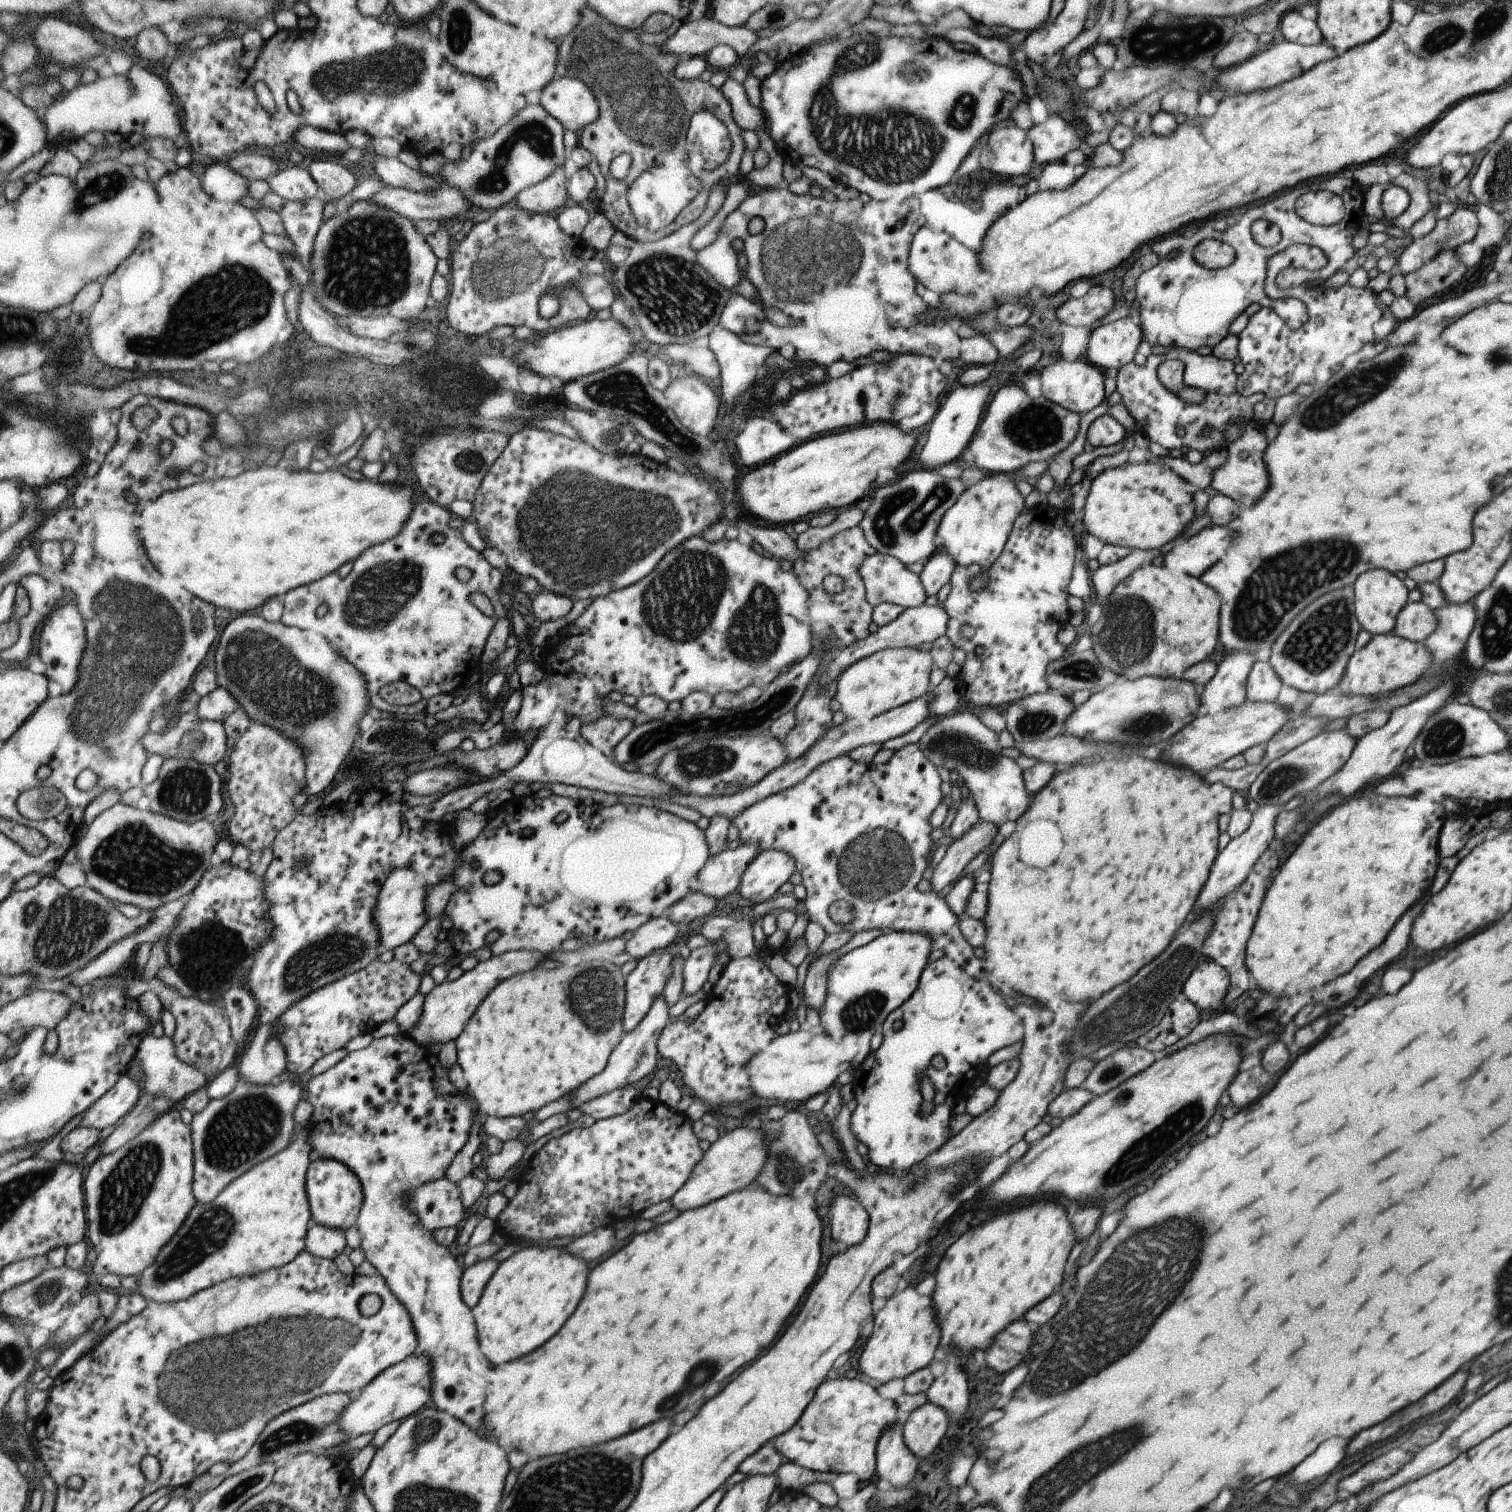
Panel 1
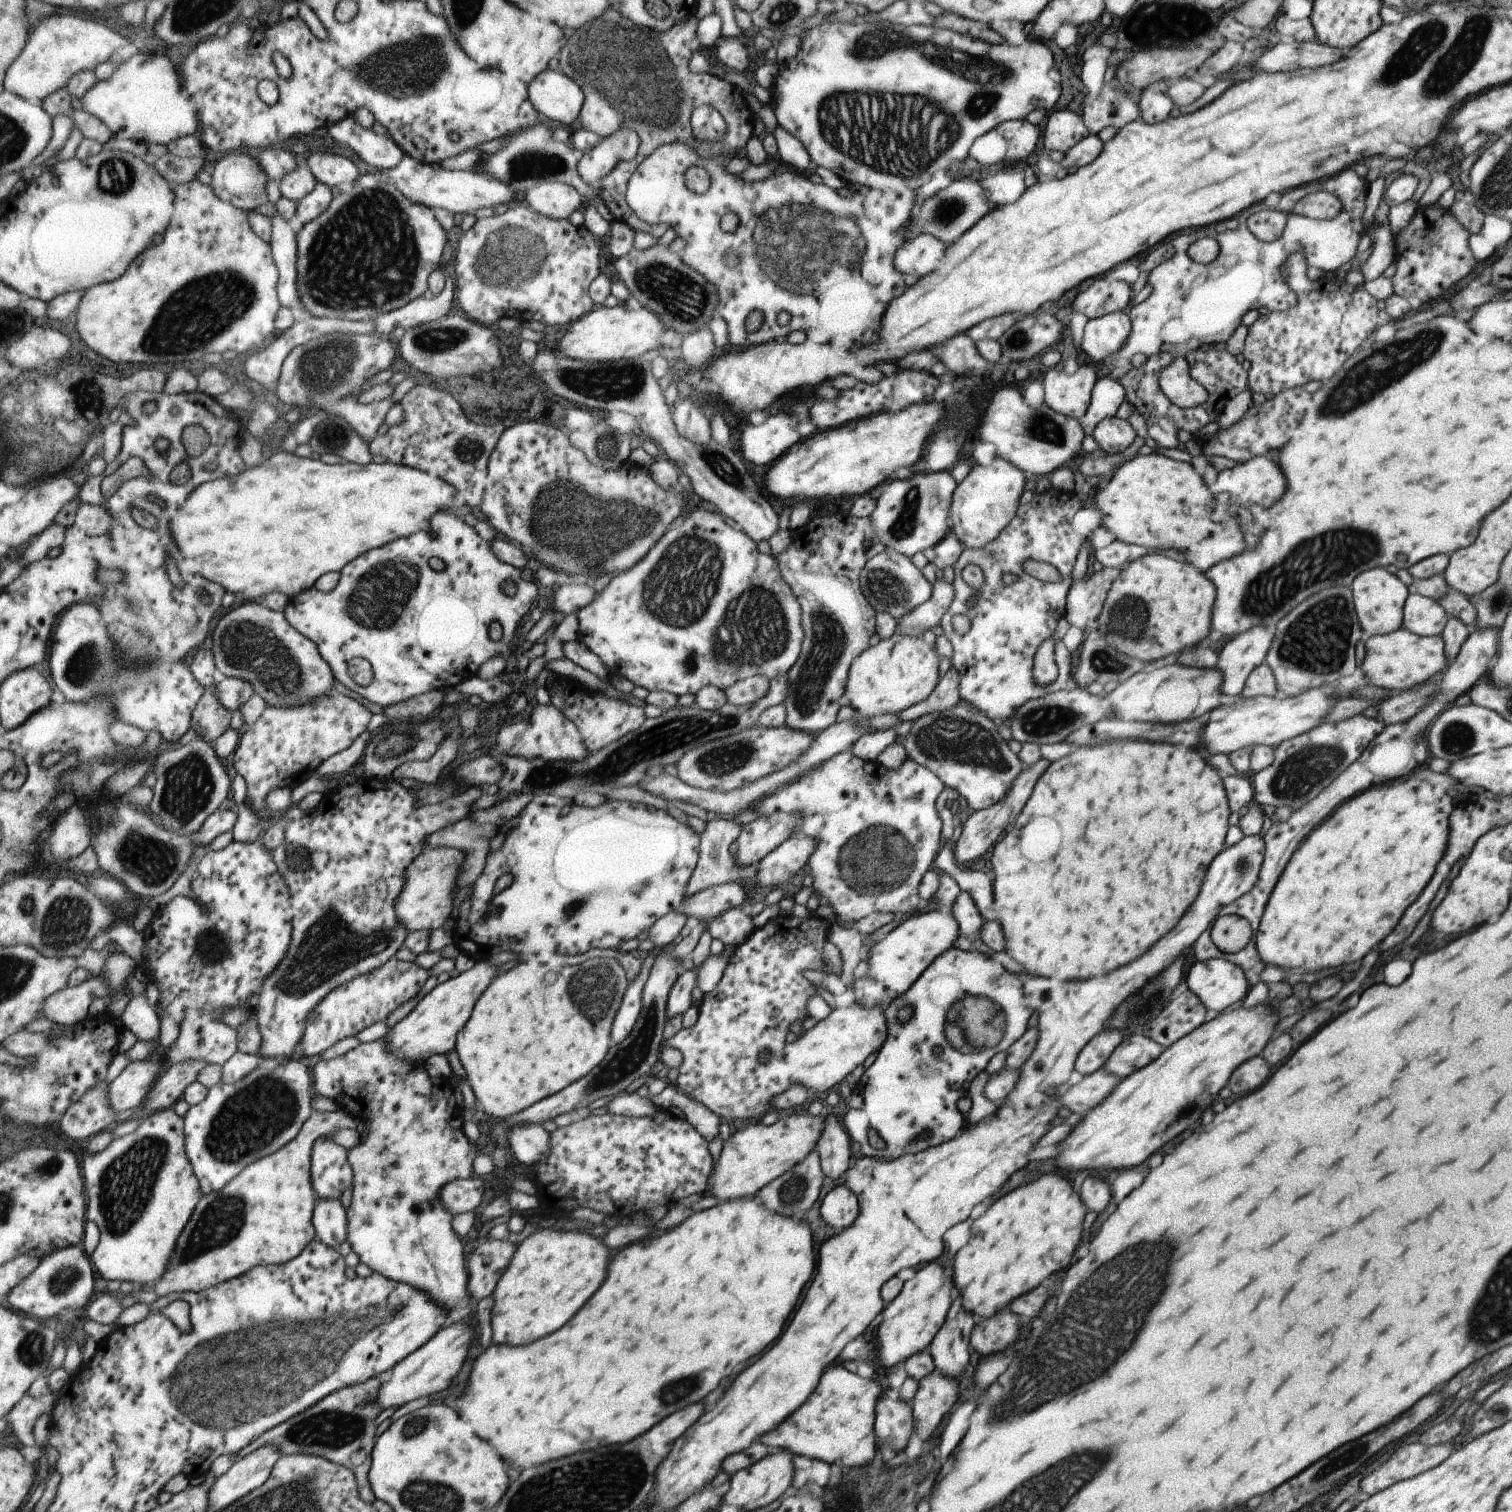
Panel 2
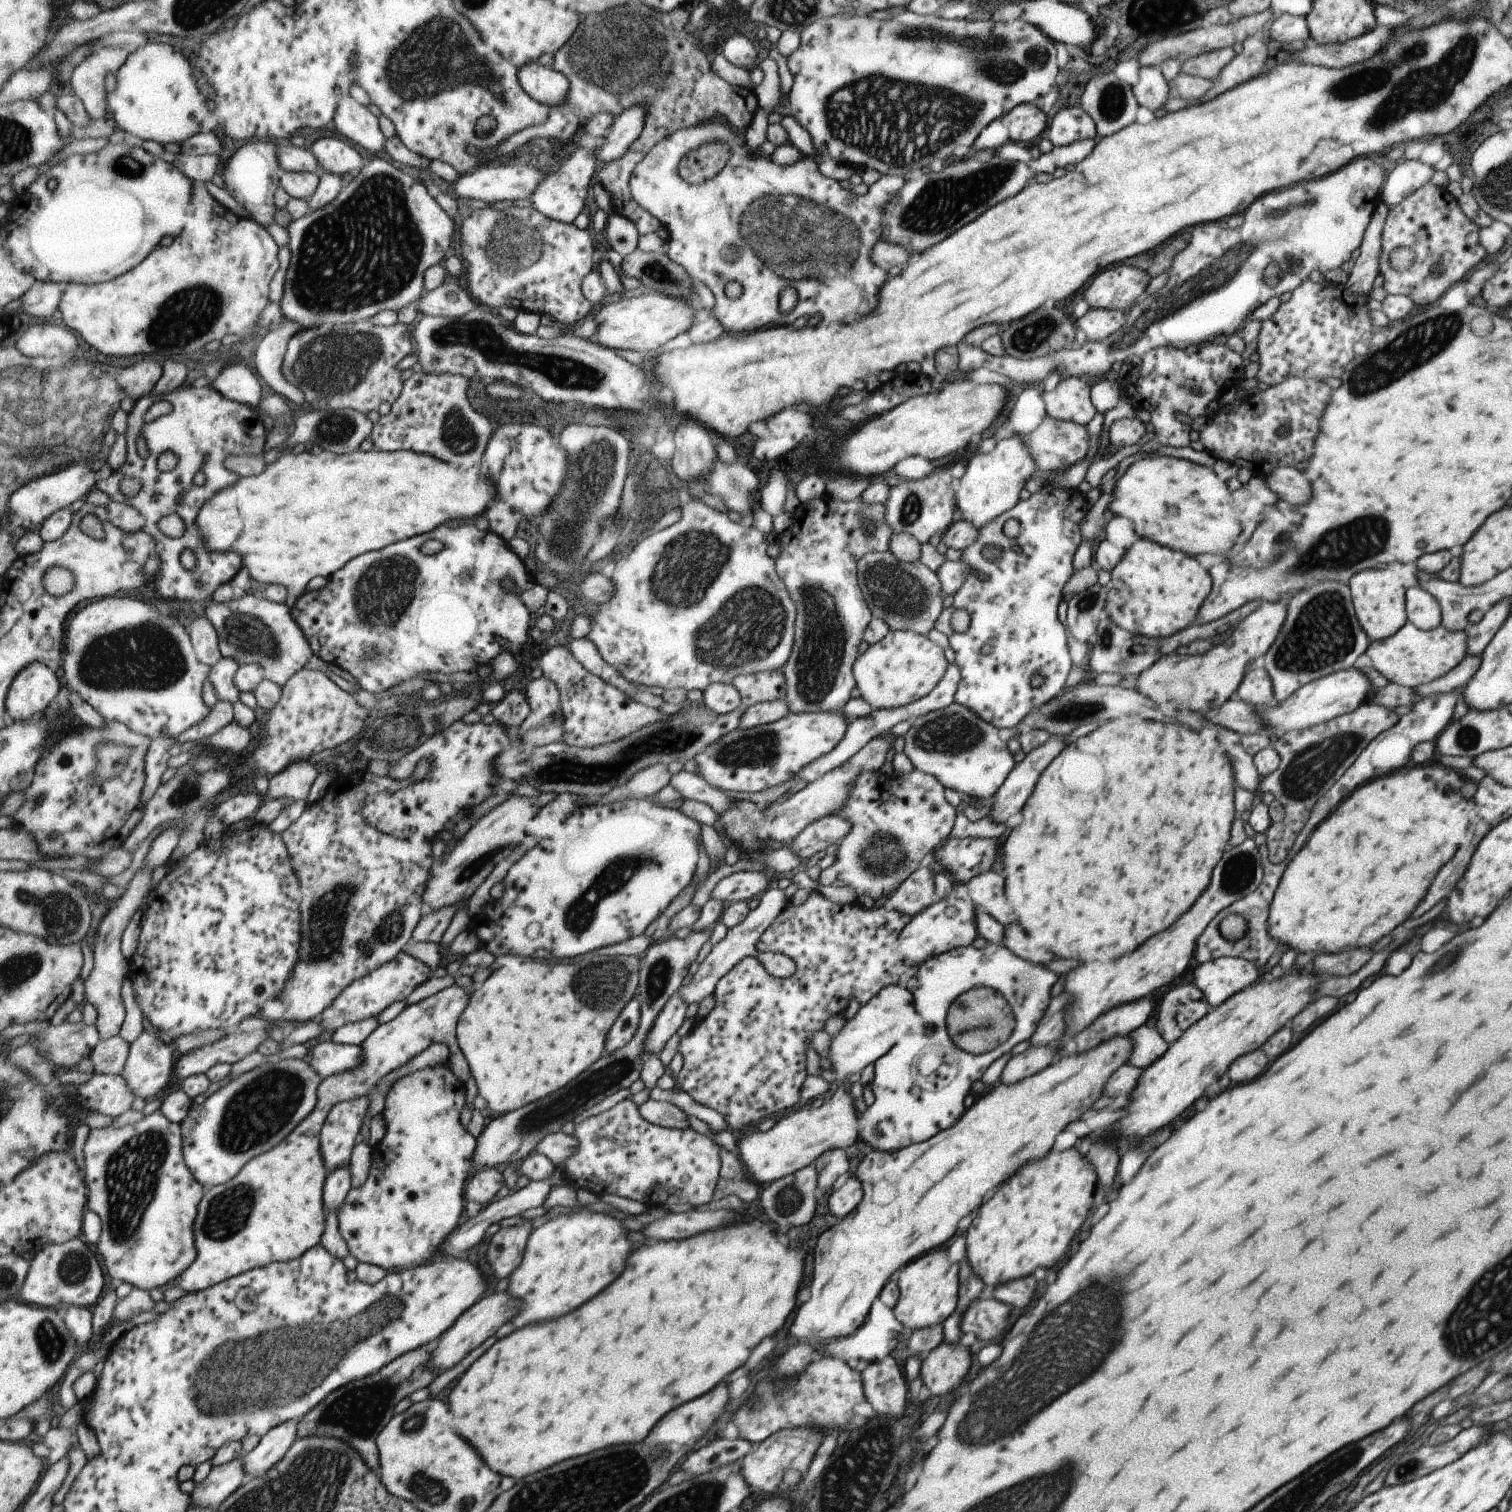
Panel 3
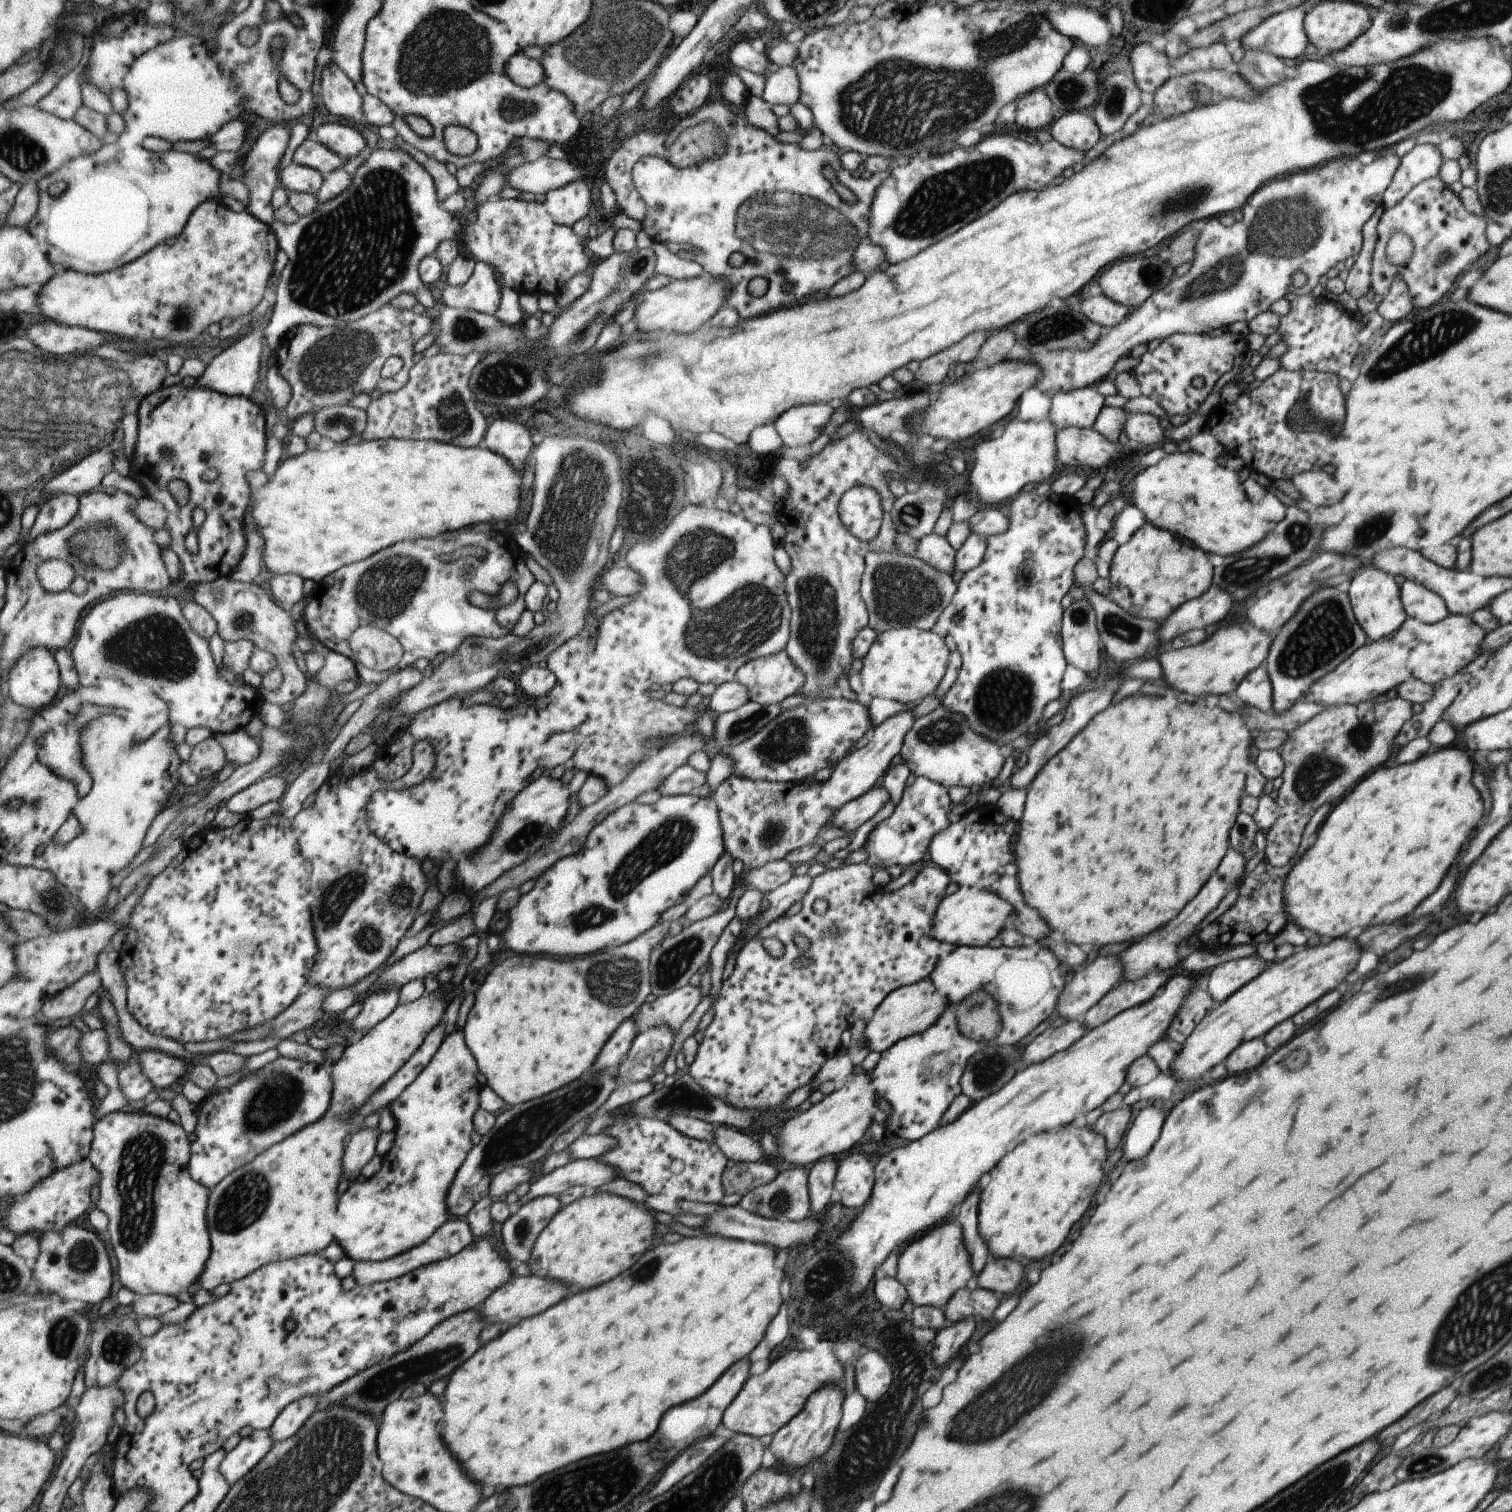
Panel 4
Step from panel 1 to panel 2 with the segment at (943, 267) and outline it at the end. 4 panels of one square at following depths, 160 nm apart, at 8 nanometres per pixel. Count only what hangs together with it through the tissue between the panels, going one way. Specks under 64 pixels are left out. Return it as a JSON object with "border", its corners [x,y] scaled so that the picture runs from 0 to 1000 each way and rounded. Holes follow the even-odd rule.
{"border":[[[607,155],[593,165],[590,175],[596,181],[603,181],[608,184],[618,177],[620,171],[626,162],[614,155]]]}

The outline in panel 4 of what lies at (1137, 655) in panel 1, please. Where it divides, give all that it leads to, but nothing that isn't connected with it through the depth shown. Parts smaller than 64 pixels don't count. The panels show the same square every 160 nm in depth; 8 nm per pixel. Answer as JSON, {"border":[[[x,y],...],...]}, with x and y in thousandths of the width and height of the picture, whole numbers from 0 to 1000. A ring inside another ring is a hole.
{"border":[[[757,345],[744,360],[737,364],[733,377],[733,392],[731,394],[748,407],[767,412],[772,410],[772,407],[774,407],[778,401],[796,393],[801,388],[802,382],[801,373],[792,361]],[[767,372],[768,374],[773,373],[776,382],[768,380]]]}

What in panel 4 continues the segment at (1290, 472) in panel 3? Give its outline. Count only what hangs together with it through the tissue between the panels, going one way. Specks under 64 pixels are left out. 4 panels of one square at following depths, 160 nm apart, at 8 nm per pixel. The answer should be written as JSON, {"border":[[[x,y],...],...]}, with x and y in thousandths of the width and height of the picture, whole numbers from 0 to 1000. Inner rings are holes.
{"border":[[[874,312],[860,312],[855,316],[857,325],[862,328],[862,331],[867,332],[868,335],[879,335],[884,333],[890,324],[880,316],[880,313]]]}

